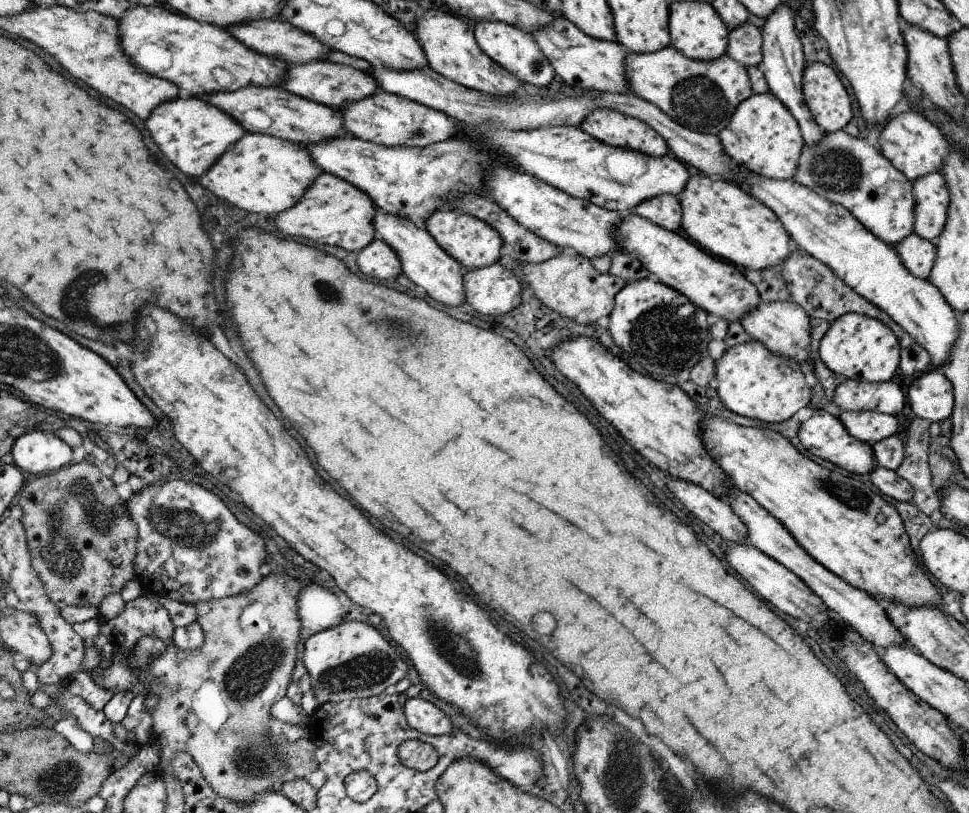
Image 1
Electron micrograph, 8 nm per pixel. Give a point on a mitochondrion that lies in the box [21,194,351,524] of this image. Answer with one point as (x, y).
(86, 284)

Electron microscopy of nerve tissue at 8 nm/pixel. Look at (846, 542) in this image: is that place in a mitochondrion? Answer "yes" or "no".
no

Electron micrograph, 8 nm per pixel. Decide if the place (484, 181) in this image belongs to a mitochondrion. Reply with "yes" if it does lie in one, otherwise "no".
no

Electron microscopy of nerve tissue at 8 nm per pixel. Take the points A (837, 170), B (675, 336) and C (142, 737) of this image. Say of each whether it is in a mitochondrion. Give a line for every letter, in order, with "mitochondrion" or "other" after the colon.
A: mitochondrion
B: mitochondrion
C: other

